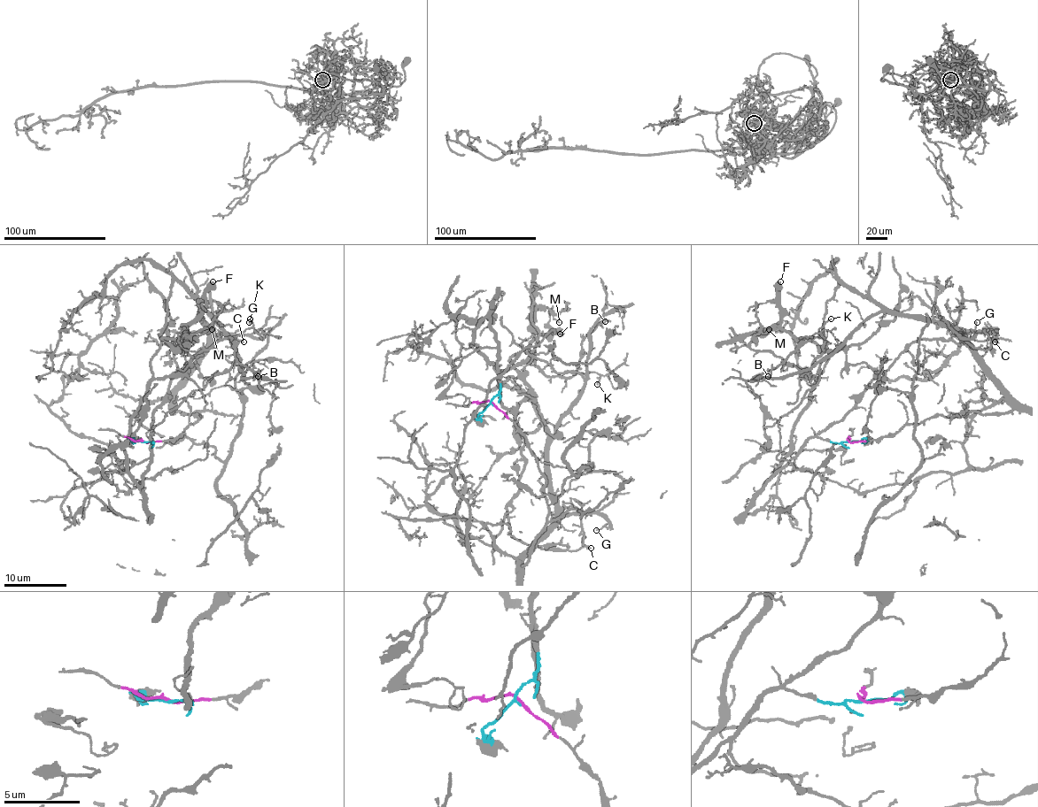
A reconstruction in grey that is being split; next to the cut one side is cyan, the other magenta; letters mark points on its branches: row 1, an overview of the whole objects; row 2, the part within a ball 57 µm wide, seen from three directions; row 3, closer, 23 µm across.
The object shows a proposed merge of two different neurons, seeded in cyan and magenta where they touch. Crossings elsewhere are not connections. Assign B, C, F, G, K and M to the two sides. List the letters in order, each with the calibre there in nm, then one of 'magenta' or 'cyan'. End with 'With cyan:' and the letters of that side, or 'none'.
B: 100 nm thick; cyan
C: 150 nm thick; cyan
F: 650 nm thick; cyan
G: 90 nm thick; magenta
K: 100 nm thick; cyan
M: 110 nm thick; cyan
With cyan: B, C, F, K, M

